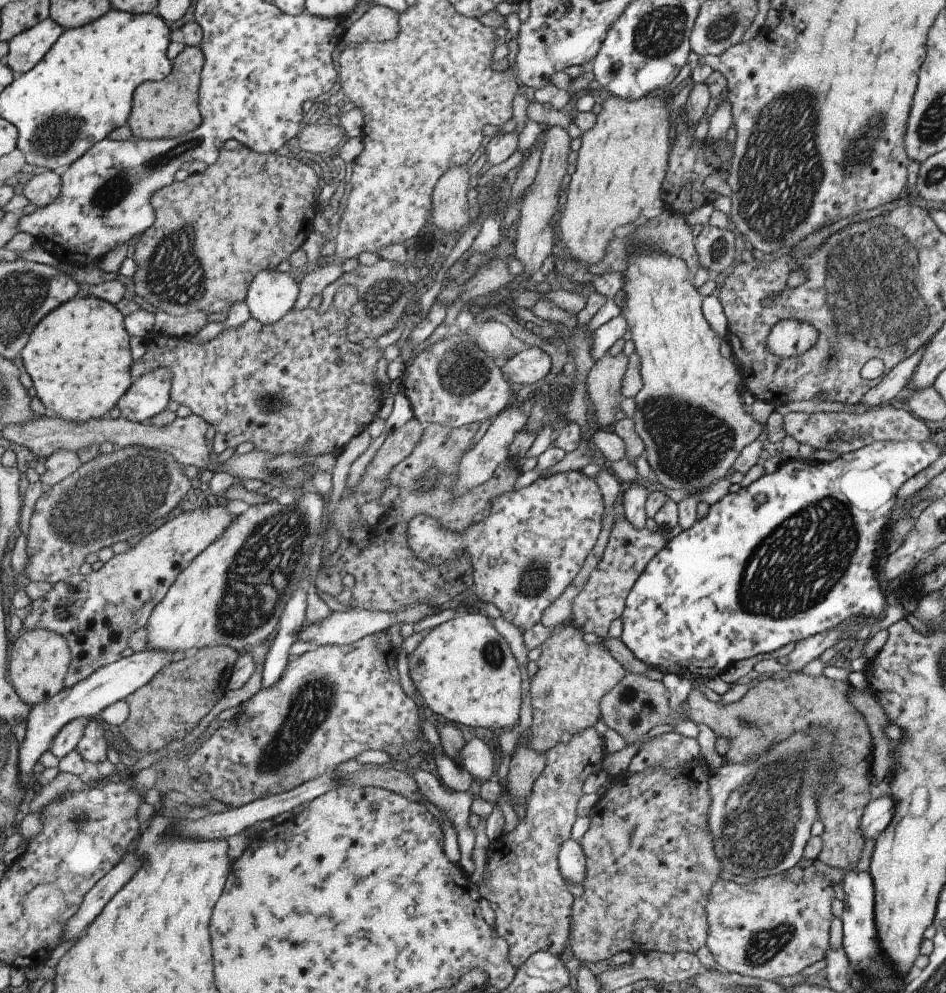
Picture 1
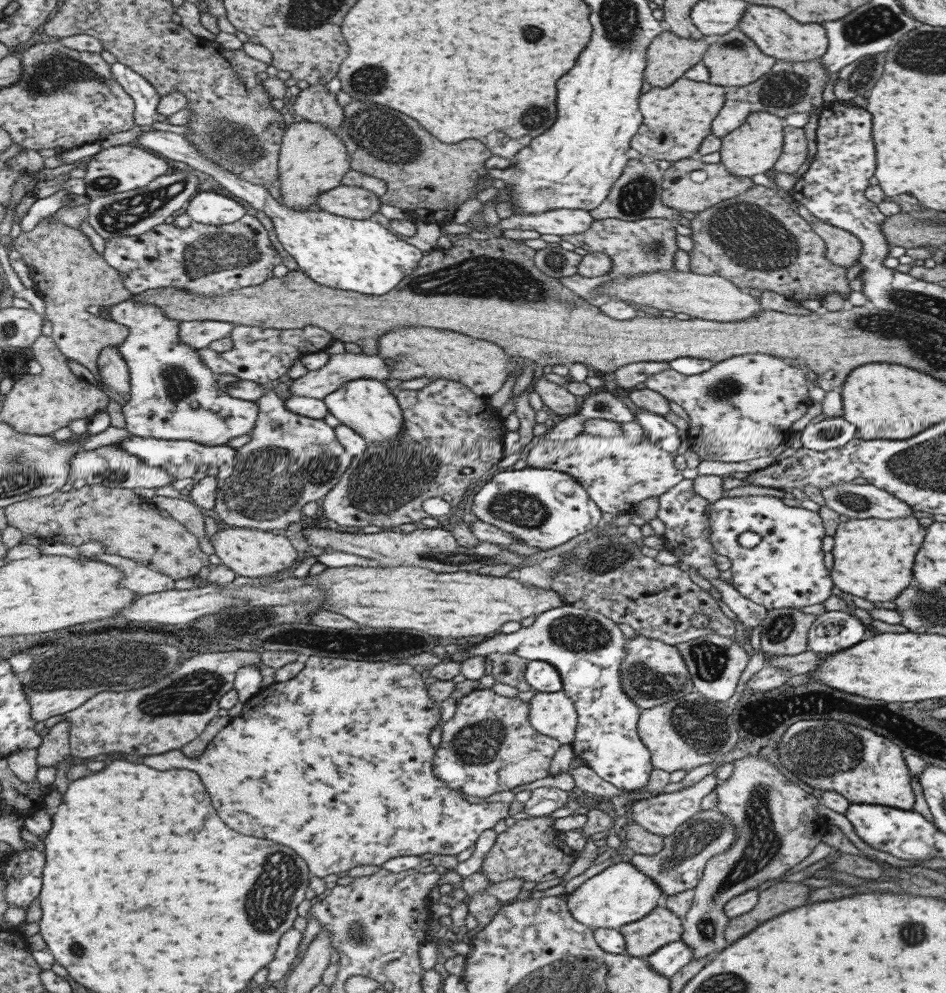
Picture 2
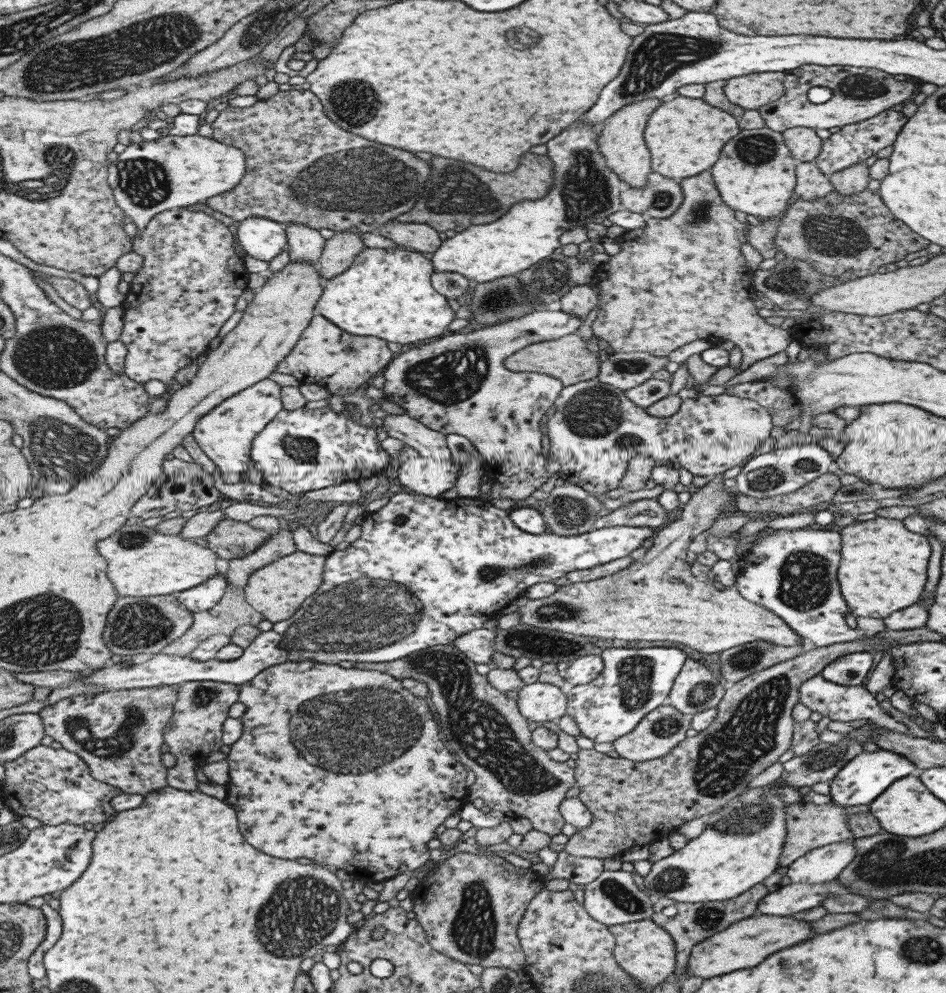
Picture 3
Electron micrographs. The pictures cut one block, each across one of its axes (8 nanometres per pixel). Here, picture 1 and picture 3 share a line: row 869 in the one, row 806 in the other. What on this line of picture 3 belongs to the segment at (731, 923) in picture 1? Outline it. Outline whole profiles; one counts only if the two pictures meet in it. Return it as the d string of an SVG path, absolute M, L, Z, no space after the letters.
M802 800L789 804L786 809L786 842L783 848L781 848L781 856L777 860L777 866L786 868L795 858L799 858L799 856L803 856L809 850L817 847L841 842L853 842L854 838L851 830L847 829L846 826L848 816L869 811L867 804L845 807L835 803L815 805Z

